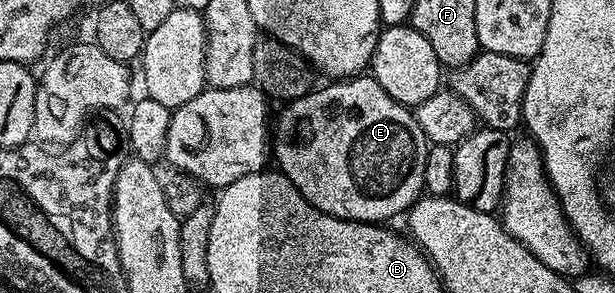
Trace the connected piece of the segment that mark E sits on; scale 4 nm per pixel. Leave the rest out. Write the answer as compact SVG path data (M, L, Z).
M356 75L350 79L335 79L324 89L319 87L312 88L311 92L306 93L303 97L298 97L296 101L286 102L282 106L283 109L279 113L279 122L273 125L273 161L276 161L278 172L286 175L293 183L293 187L297 187L297 191L301 191L301 195L310 205L320 209L322 213L328 213L334 217L340 217L346 221L369 221L372 223L390 222L390 217L406 214L407 210L419 200L424 192L423 176L425 175L425 159L429 142L425 131L421 131L421 127L417 123L414 112L408 106L397 103L388 95L381 87L381 83L377 83L375 78L370 75Z

